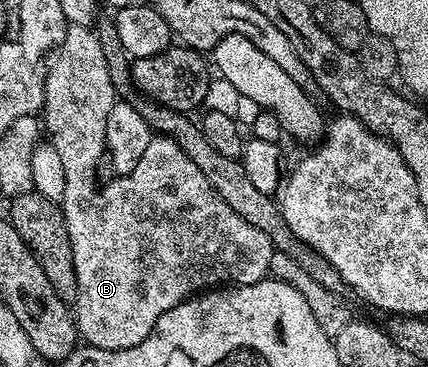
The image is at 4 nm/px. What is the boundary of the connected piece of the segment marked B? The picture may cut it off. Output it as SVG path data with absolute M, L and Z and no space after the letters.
M69 24L66 28L64 41L58 47L46 72L44 101L40 115L44 120L44 131L48 136L48 142L56 149L56 153L60 153L60 162L64 164L64 197L60 200L60 206L68 229L68 241L72 241L72 261L76 265L78 297L72 304L72 310L78 324L78 334L83 344L96 349L119 351L120 349L132 349L132 345L140 345L140 341L144 341L144 337L148 337L154 332L156 321L160 321L160 317L164 317L164 313L168 313L168 309L176 309L176 305L180 305L186 299L192 299L207 289L218 289L223 285L243 287L267 278L272 253L276 248L268 236L260 233L260 229L256 229L256 225L248 225L248 221L244 221L244 217L240 217L240 213L234 212L220 198L216 189L212 189L208 177L204 177L204 173L200 173L200 169L193 163L192 157L188 157L188 153L184 153L184 149L180 149L180 145L176 145L176 141L165 137L151 138L148 149L144 149L144 157L140 157L136 169L132 169L132 173L127 175L111 178L111 183L98 191L98 162L101 159L103 162L104 159L108 109L116 101L114 94L116 94L116 88L110 80L108 61L104 61L104 49L100 49L97 34L90 27Z

